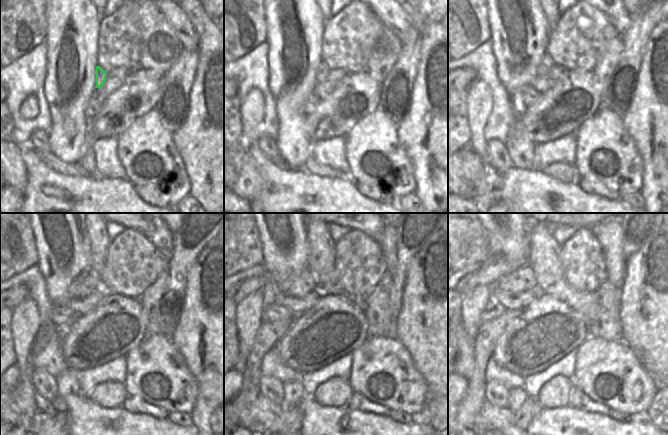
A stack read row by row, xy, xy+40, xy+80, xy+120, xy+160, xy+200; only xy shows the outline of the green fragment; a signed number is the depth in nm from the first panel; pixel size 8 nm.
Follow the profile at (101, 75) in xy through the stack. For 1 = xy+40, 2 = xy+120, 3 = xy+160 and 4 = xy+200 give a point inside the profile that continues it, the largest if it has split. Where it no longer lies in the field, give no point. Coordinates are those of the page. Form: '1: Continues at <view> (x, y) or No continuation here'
1: Continues at xy+40 (322, 72)
2: Continues at xy+120 (87, 283)
3: Continues at xy+160 (300, 284)
4: Continues at xy+200 (523, 279).

